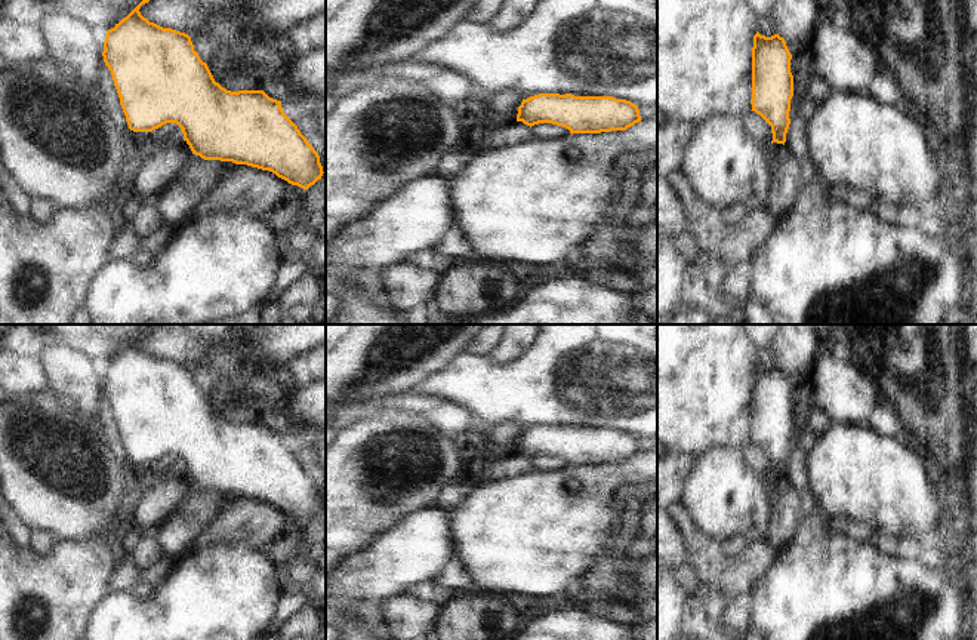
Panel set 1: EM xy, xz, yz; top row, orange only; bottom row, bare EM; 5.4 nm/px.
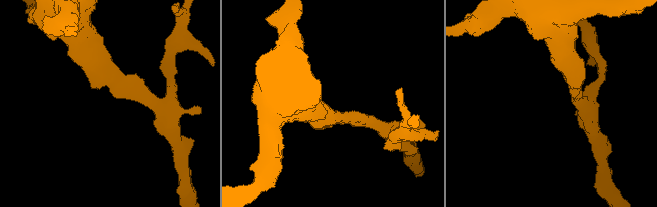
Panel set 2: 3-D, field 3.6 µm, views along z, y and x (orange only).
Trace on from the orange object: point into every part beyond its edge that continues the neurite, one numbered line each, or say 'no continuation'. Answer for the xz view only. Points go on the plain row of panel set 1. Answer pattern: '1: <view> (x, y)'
no continuation

